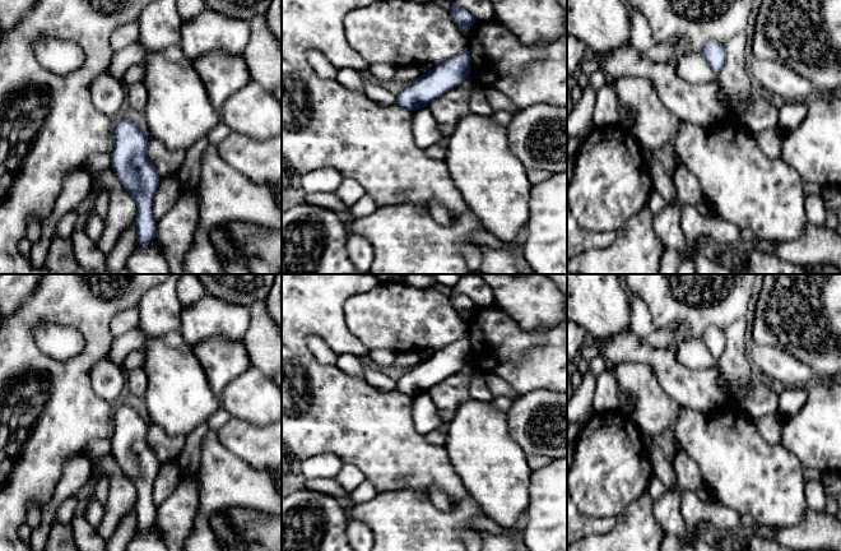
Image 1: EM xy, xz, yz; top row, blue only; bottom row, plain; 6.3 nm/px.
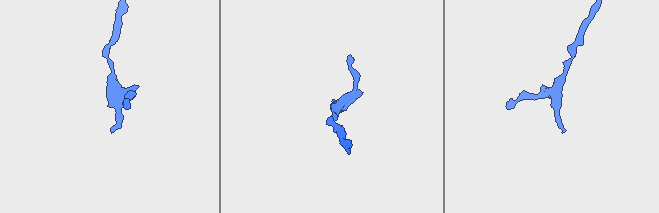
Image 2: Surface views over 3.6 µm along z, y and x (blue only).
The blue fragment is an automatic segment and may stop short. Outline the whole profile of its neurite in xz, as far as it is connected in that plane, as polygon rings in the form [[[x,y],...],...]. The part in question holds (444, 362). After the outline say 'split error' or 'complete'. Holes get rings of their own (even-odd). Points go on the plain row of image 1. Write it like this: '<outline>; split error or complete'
[[[465,335],[442,349],[437,349],[432,356],[408,370],[396,381],[396,388],[410,397],[427,393],[432,386],[460,371],[469,364],[469,358],[470,343]]]; complete

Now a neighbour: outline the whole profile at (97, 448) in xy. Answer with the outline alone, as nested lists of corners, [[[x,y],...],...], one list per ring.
[[[94,439],[85,444],[83,455],[85,455],[89,460],[93,462],[108,453],[111,453],[111,440]]]

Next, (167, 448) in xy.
[[[155,423],[148,425],[148,443],[153,448],[161,466],[177,462],[186,439],[187,435],[168,435]]]

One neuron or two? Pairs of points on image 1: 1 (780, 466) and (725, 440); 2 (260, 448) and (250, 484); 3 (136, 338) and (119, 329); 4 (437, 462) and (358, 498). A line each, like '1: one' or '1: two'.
1: one
2: two
3: two
4: two

